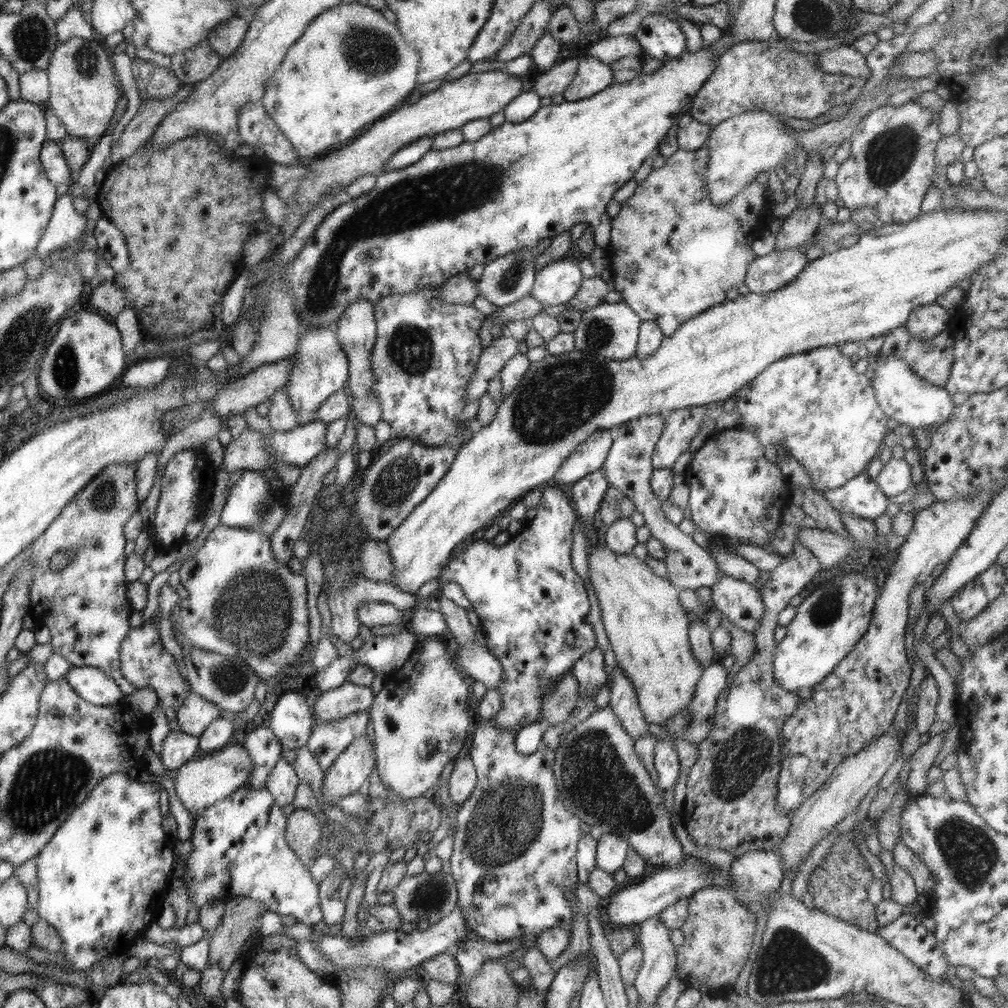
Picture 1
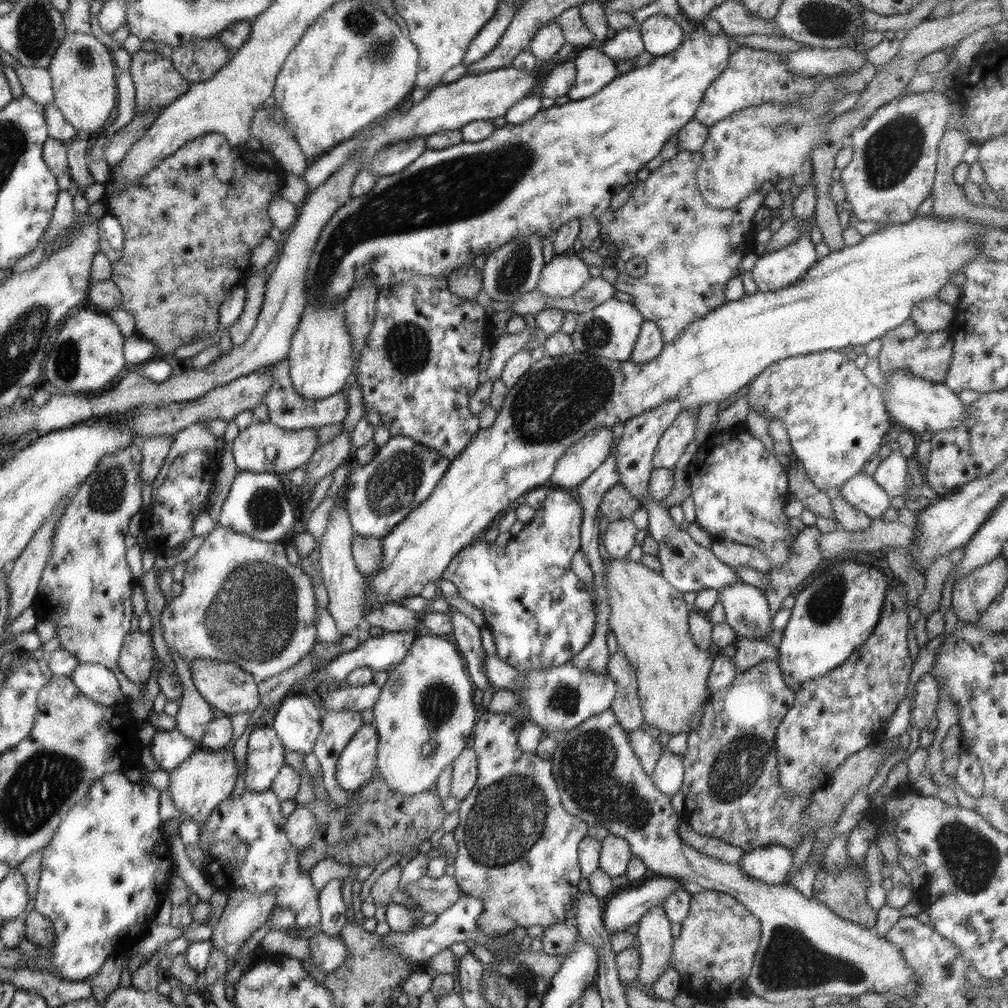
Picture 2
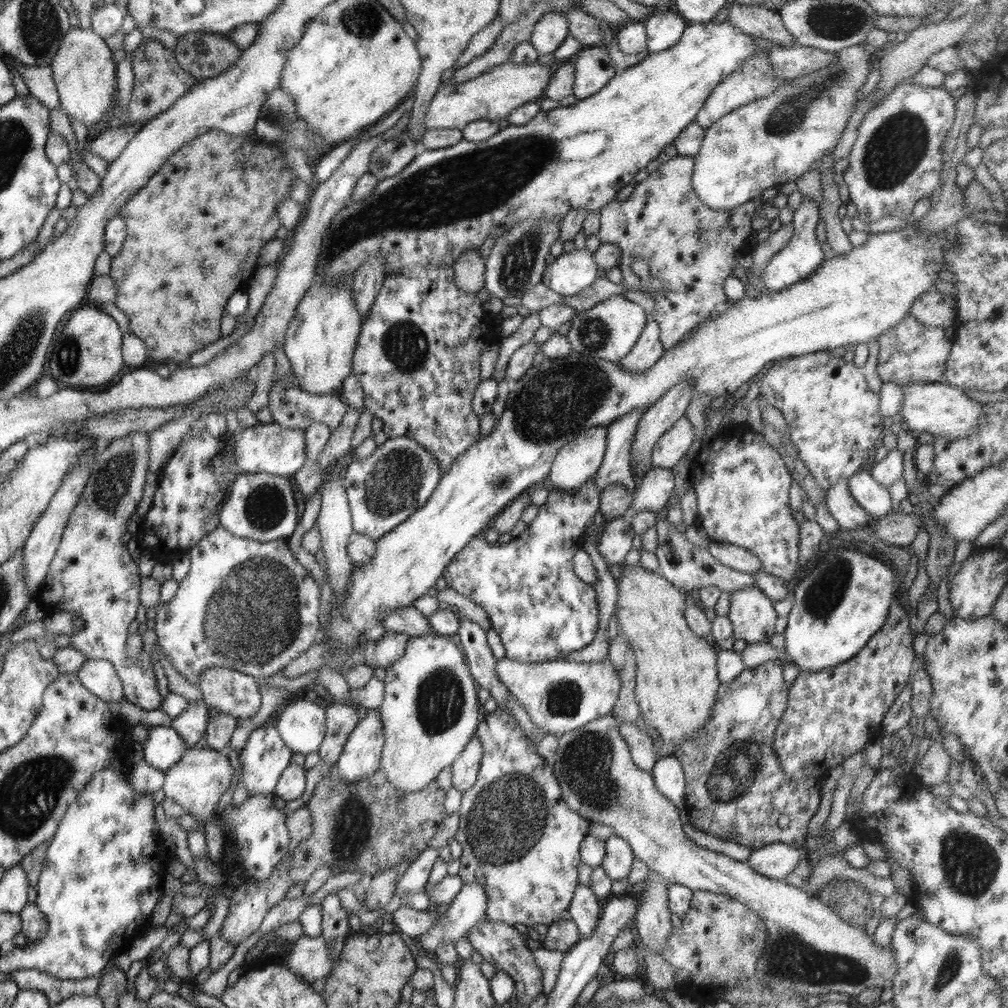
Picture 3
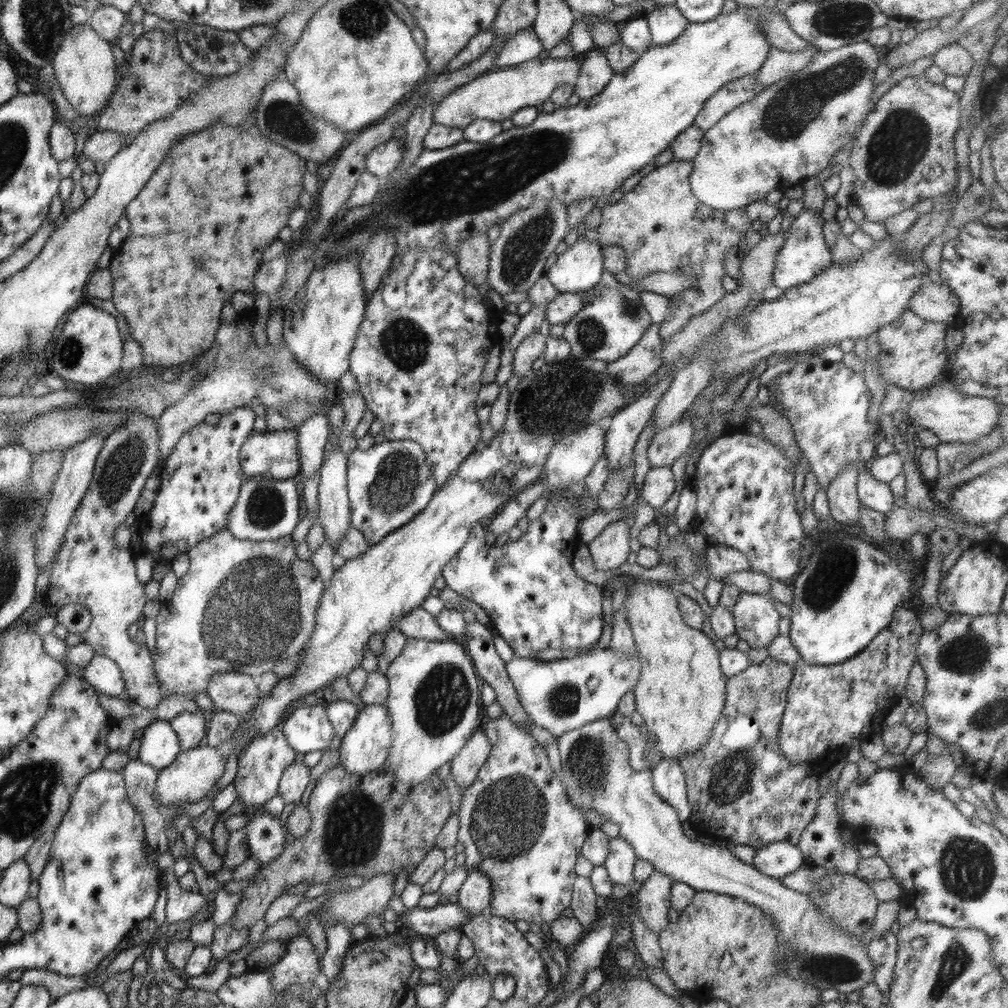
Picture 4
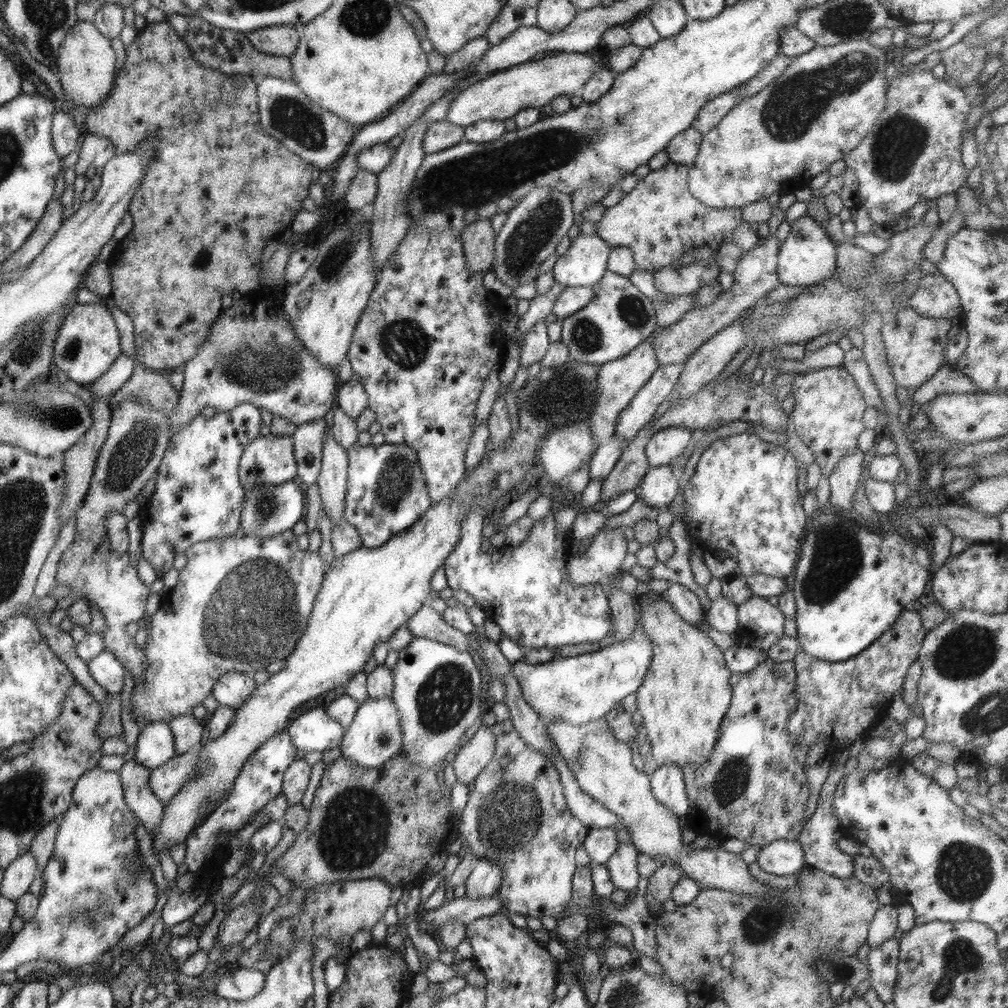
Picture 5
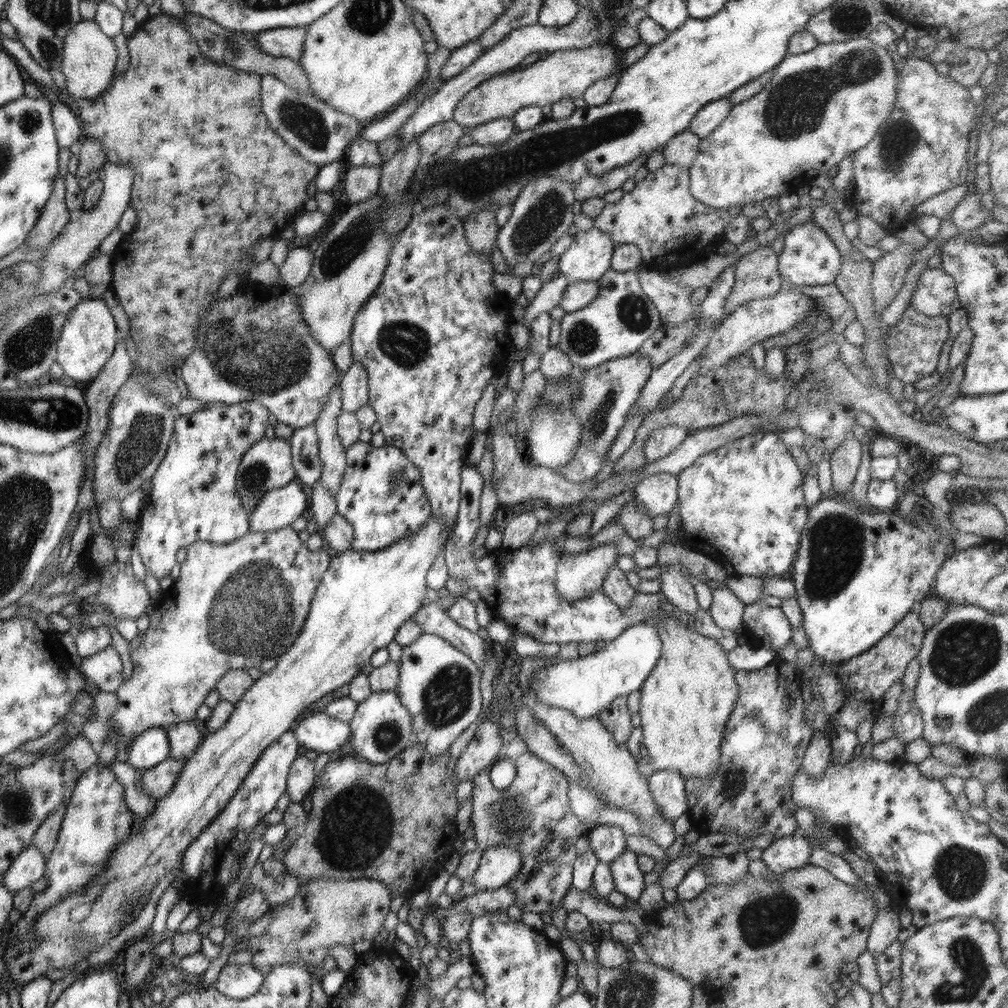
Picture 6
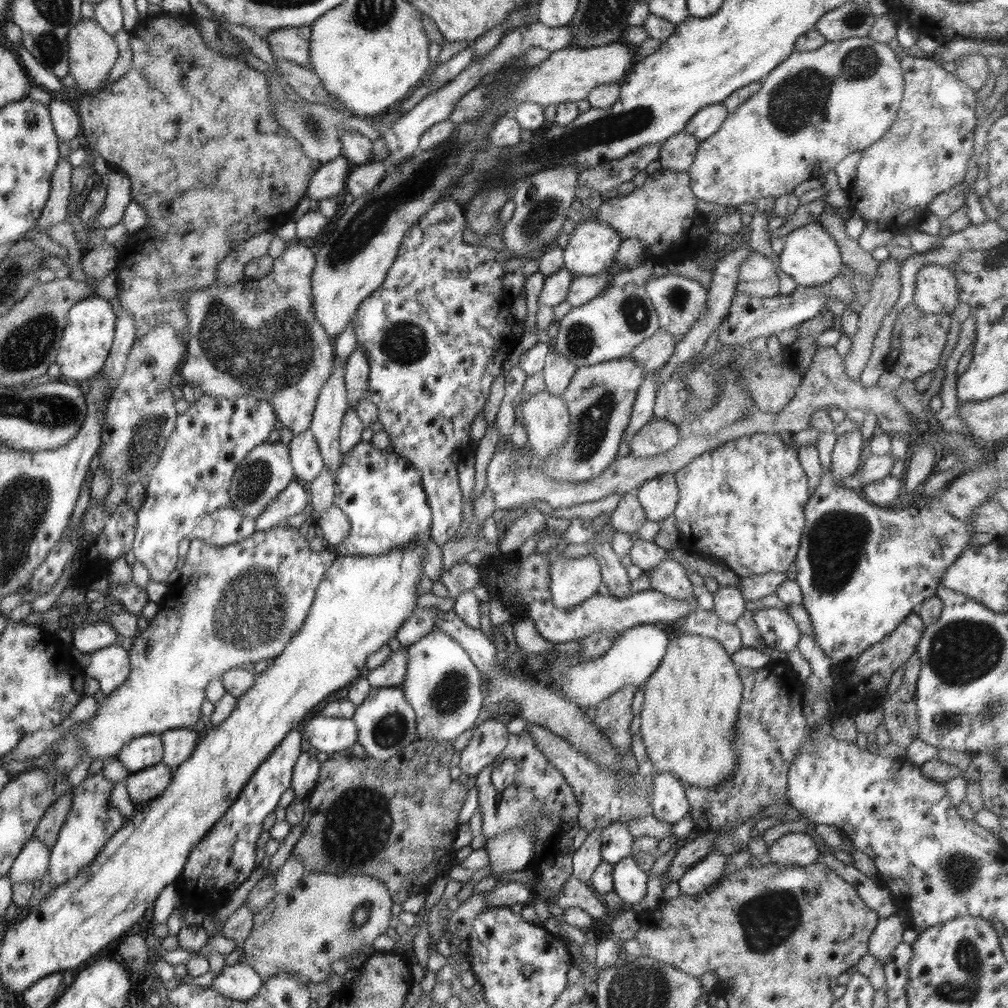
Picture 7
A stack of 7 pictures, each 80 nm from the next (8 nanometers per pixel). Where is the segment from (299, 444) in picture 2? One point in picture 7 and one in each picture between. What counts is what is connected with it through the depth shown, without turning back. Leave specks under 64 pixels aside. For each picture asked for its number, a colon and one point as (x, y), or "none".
3: (270, 448)
4: (274, 454)
5: (270, 459)
6: (267, 464)
7: (266, 471)

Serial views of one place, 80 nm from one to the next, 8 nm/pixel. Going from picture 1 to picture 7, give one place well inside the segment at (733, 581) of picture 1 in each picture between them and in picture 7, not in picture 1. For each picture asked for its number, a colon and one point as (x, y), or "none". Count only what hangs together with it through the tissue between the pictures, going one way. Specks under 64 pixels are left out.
2: (746, 609)
3: (751, 612)
4: (756, 620)
5: (762, 622)
6: (770, 628)
7: (778, 629)

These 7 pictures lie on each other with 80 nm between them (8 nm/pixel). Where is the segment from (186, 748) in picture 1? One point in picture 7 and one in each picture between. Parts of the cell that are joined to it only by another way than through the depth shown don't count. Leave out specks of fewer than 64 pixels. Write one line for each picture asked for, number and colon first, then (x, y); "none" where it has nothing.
2: (170, 748)
3: (164, 748)
4: (161, 747)
5: (156, 744)
6: (149, 749)
7: (146, 751)

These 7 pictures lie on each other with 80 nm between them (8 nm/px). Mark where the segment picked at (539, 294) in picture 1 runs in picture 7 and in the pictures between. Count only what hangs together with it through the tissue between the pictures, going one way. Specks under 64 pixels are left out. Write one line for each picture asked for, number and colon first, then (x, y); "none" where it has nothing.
2: (565, 274)
3: (571, 272)
4: (580, 268)
5: (584, 264)
6: (589, 257)
7: (592, 247)

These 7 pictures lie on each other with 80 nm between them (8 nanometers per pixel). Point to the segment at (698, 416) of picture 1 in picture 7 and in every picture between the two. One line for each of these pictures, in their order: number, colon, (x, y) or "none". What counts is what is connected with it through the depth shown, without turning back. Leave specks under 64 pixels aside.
2: (672, 444)
3: (671, 447)
4: (666, 447)
5: (664, 446)
6: (663, 441)
7: (658, 435)

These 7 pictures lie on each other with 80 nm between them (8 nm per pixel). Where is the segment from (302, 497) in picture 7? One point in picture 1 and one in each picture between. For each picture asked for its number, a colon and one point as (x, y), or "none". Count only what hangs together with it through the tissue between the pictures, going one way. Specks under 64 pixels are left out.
1: (250, 505)
2: (256, 505)
3: (261, 506)
4: (266, 509)
5: (269, 509)
6: (278, 508)

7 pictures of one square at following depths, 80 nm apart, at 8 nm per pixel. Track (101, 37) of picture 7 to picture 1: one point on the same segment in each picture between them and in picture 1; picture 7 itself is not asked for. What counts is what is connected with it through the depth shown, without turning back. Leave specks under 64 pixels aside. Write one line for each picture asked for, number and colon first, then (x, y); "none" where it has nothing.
1: (84, 92)
2: (83, 74)
3: (84, 72)
4: (84, 67)
5: (85, 61)
6: (88, 59)

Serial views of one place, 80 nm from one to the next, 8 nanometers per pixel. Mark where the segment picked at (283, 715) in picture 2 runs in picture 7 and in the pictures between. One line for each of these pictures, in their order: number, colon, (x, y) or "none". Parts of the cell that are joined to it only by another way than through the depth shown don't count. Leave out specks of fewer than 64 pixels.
3: (301, 723)
4: (307, 728)
5: (311, 730)
6: (319, 732)
7: (329, 735)

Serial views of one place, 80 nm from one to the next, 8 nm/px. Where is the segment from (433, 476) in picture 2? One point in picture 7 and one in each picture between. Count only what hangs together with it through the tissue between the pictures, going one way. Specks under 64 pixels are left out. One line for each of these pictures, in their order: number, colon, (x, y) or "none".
3: (383, 490)
4: (389, 484)
5: (386, 493)
6: (381, 496)
7: (381, 494)

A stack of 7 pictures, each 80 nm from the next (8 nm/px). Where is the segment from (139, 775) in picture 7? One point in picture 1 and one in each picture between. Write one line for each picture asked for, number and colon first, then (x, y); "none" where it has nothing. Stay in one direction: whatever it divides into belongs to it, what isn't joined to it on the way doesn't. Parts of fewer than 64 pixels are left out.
1: (200, 783)
2: (207, 778)
3: (198, 782)
4: (195, 773)
5: (166, 782)
6: (159, 781)

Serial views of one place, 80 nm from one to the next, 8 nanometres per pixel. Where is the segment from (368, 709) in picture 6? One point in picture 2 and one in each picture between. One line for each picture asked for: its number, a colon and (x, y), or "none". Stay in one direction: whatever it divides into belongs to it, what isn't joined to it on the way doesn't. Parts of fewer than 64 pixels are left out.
2: (357, 765)
3: (360, 759)
4: (364, 749)
5: (375, 736)

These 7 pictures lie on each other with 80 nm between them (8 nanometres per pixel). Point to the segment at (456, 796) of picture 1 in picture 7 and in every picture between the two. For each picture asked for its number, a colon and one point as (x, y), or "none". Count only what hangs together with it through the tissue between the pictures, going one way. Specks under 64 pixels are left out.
2: (465, 766)
3: (465, 769)
4: (466, 765)
5: (473, 757)
6: (484, 748)
7: (489, 740)

